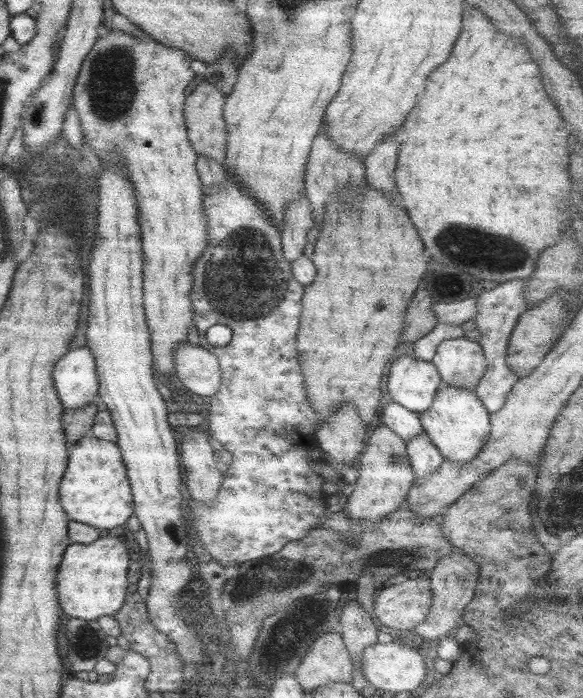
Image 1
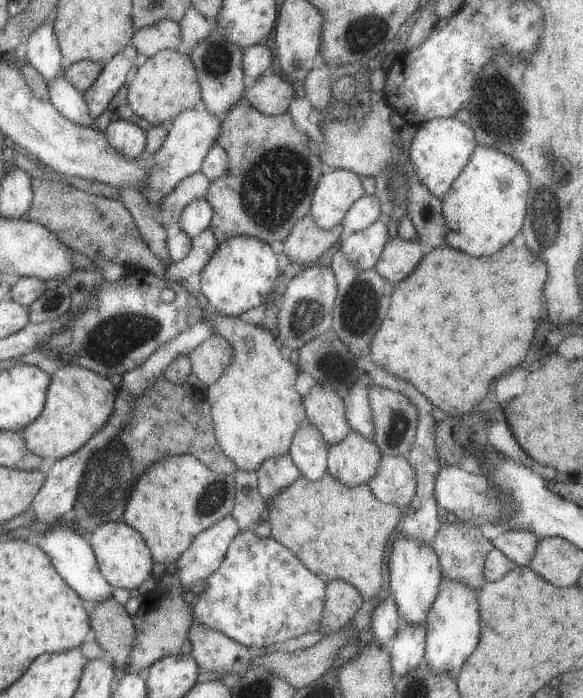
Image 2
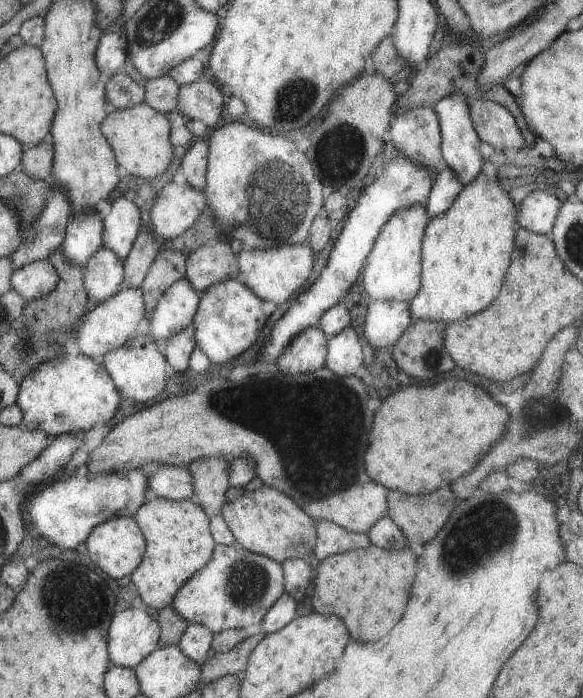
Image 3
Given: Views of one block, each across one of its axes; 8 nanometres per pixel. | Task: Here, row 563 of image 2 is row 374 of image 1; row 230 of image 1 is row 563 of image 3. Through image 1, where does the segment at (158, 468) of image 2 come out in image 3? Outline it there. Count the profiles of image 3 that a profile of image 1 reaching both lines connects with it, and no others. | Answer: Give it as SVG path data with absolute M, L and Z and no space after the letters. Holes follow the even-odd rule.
M151 498L133 516L141 534L145 536L145 554L141 564L129 576L137 588L143 608L165 608L173 602L175 592L191 578L195 572L211 560L215 550L215 538L211 538L209 522L211 518L191 500L167 500Z

